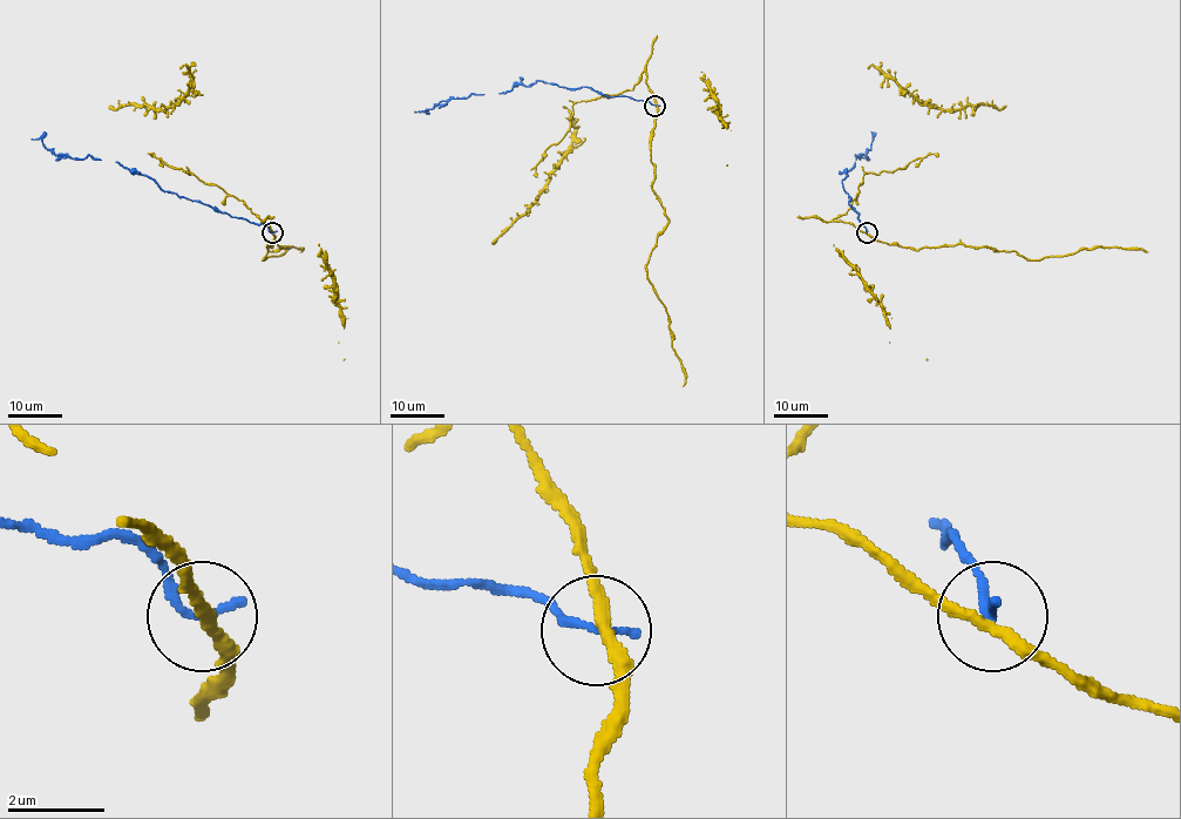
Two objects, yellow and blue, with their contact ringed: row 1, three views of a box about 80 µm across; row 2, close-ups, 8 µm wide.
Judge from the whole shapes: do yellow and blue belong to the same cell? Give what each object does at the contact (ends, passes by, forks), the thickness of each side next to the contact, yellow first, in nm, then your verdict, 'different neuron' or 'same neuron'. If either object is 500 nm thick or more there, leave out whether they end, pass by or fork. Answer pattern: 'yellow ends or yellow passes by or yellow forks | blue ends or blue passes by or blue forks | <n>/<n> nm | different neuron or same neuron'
yellow passes by | blue ends | 240/200 nm | different neuron

